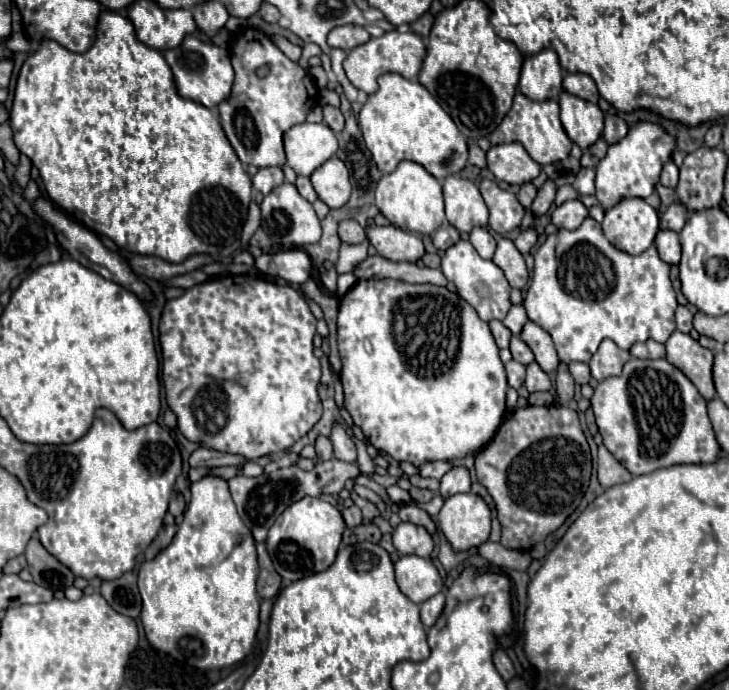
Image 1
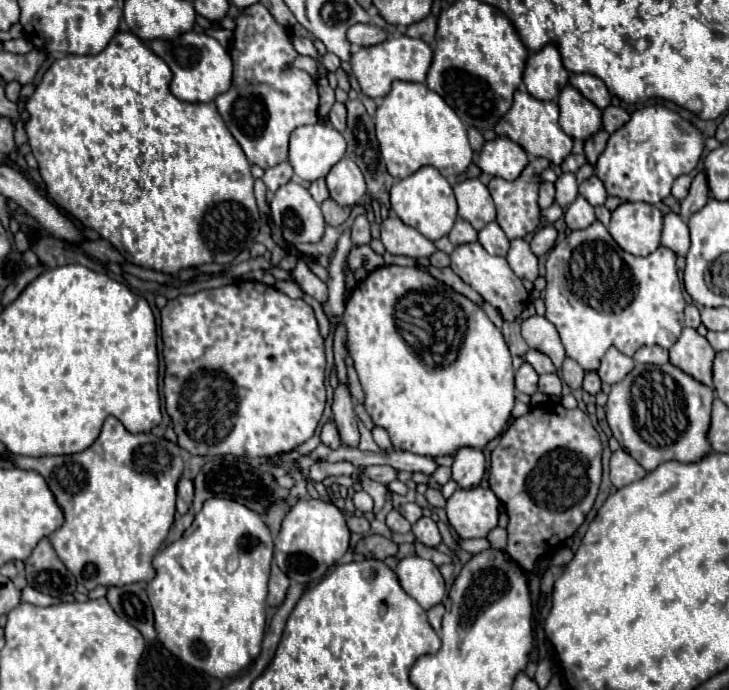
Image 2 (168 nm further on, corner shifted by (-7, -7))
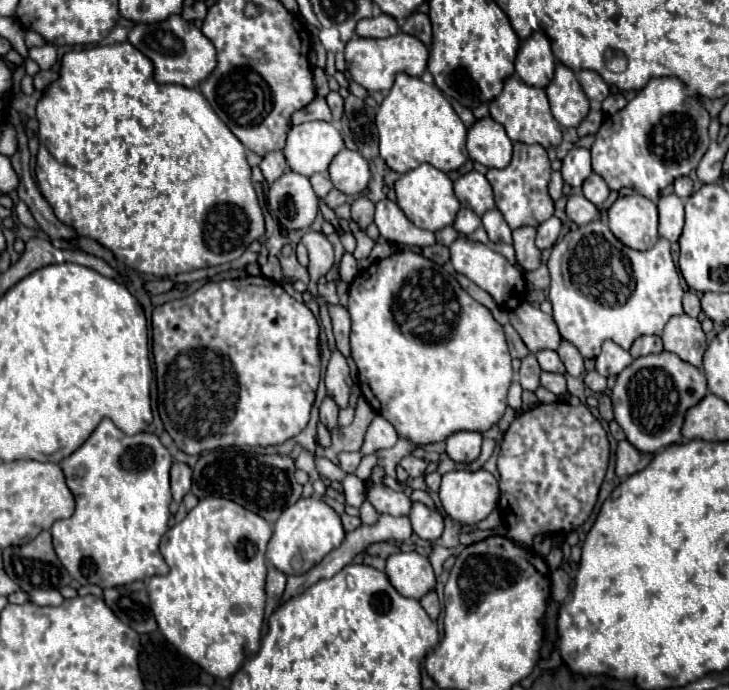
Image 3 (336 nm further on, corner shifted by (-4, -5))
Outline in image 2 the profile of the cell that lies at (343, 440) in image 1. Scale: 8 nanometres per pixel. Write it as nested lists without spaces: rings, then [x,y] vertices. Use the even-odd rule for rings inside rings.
[[[342,384],[334,392],[332,412],[334,412],[334,424],[338,428],[342,444],[350,446],[350,448],[358,448],[360,434],[358,434],[358,428],[356,428],[356,414],[352,410],[350,390],[346,386],[342,386]]]

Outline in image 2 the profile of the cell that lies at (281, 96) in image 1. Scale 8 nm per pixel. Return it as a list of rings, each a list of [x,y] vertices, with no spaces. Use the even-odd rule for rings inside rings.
[[[260,2],[242,10],[236,18],[230,56],[234,62],[232,88],[214,102],[248,162],[268,170],[288,160],[288,138],[294,128],[318,122],[318,86],[304,70],[284,70],[286,64],[294,62],[298,52],[290,44],[288,30],[278,26]]]

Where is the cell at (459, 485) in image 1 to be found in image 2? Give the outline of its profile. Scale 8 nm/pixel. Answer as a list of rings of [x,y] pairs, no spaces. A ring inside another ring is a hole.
[[[460,448],[454,456],[452,480],[456,480],[458,488],[470,490],[476,488],[484,476],[484,454],[476,448]]]

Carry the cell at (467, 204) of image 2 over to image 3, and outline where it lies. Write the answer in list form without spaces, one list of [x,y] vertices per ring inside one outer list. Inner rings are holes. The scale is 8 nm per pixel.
[[[471,170],[469,174],[463,174],[455,182],[455,196],[459,198],[463,208],[473,208],[473,212],[477,212],[479,216],[483,216],[487,210],[495,208],[491,184],[477,170]]]

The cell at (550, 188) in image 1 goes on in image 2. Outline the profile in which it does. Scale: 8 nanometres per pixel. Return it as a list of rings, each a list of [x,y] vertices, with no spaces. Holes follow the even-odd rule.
[[[566,172],[566,174],[562,174],[562,176],[558,176],[558,180],[556,180],[556,204],[560,206],[560,208],[564,208],[566,210],[566,206],[578,196],[578,184],[576,184],[576,176],[574,174],[570,174],[570,172]]]

